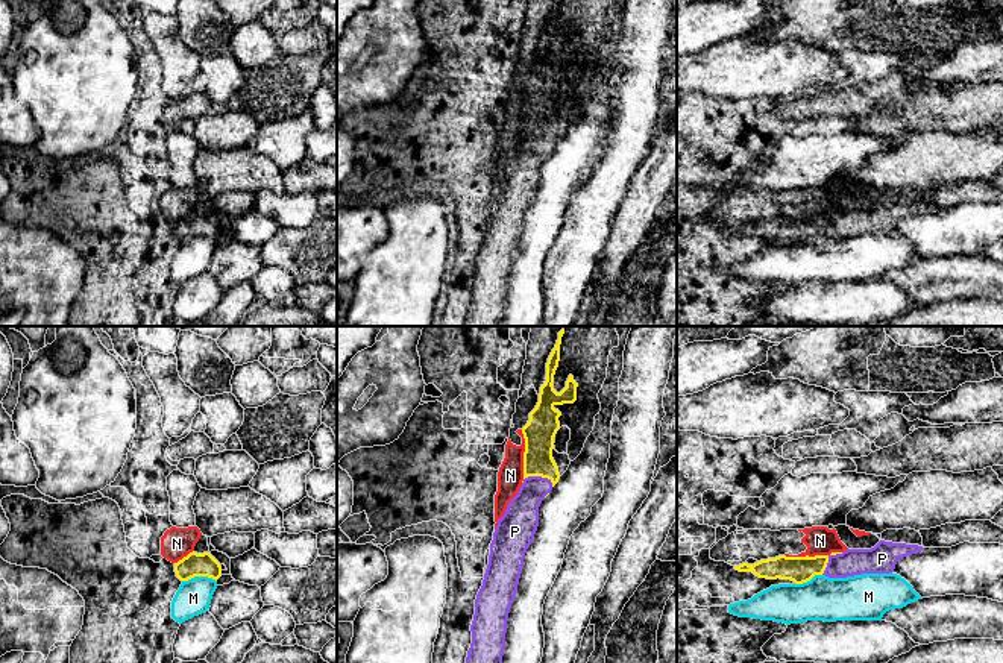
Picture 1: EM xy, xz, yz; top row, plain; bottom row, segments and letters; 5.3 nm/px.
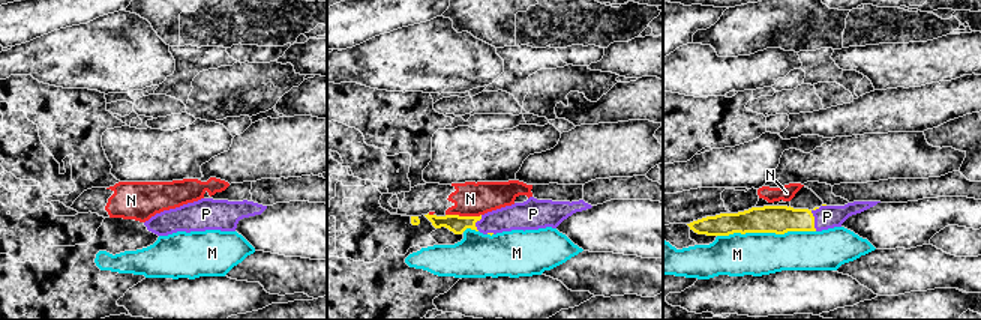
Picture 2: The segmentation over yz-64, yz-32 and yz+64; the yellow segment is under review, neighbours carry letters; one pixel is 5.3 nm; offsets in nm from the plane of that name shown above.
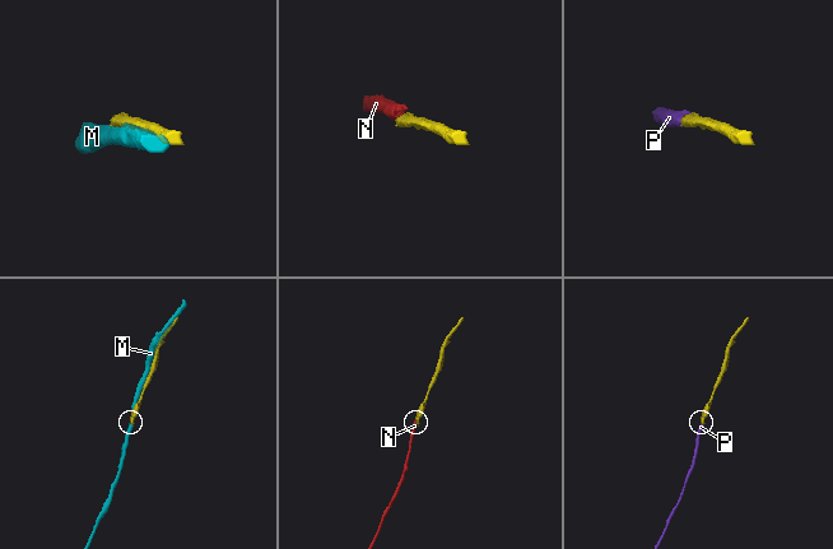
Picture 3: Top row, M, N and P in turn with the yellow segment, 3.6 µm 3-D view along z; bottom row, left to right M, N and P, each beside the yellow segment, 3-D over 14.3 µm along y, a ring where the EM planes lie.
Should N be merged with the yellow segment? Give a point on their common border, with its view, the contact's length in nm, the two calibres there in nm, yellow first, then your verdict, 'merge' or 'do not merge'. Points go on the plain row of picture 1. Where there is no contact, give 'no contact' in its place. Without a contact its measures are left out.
yz (812, 217) | 300 nm | 140/160 nm | do not merge

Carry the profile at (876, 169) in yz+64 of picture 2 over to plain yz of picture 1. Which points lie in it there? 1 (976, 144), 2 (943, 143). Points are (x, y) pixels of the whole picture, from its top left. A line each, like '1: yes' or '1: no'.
1: yes
2: yes

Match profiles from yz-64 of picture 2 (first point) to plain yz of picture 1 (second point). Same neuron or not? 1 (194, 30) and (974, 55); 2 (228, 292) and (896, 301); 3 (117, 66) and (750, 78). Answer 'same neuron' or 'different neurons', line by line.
1: different neurons
2: same neuron
3: same neuron

